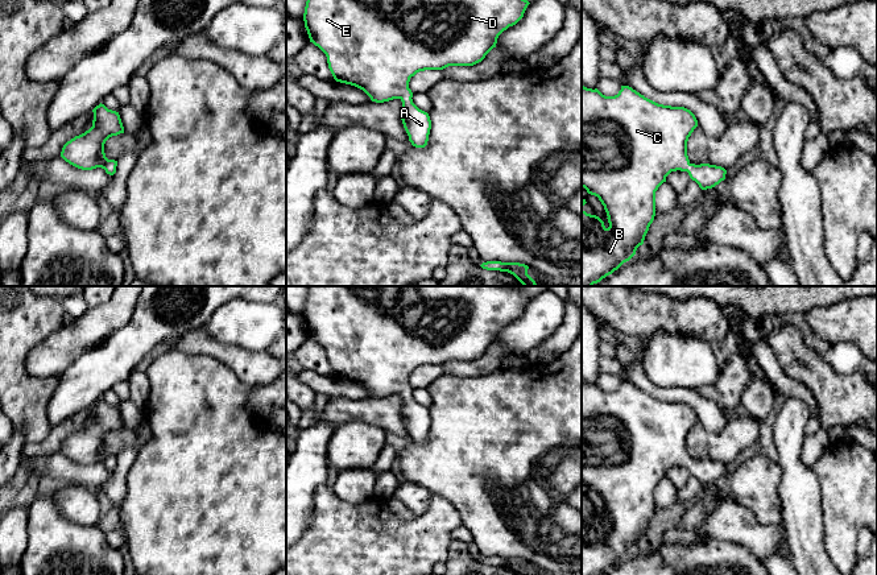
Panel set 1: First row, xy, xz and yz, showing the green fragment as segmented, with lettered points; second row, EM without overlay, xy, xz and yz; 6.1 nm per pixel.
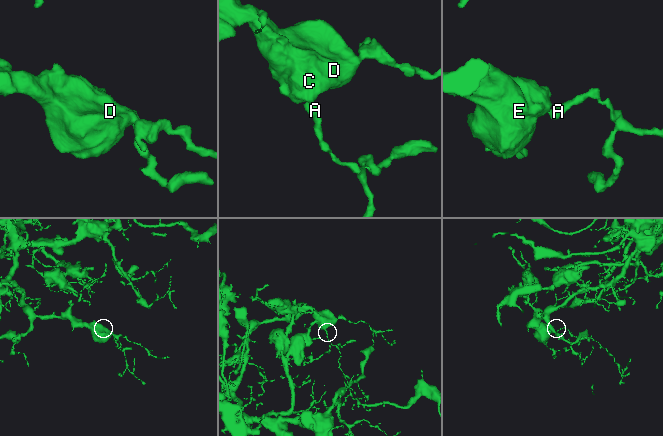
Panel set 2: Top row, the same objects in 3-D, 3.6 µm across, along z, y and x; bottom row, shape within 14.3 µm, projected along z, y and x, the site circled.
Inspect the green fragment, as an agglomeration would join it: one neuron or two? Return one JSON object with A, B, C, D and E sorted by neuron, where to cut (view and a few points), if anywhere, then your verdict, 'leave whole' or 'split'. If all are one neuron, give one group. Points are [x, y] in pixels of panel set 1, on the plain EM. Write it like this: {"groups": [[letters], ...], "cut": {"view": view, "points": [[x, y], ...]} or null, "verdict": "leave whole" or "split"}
{"groups": [["A", "B", "C", "D", "E"]], "cut": null, "verdict": "leave whole"}

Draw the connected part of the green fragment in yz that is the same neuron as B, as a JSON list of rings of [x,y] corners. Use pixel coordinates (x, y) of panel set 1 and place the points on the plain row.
[[[582,381],[582,483],[599,493],[609,518],[587,509],[582,495],[582,575],[603,575],[636,550],[655,512],[655,487],[671,467],[687,467],[702,485],[725,475],[721,462],[690,458],[687,437],[696,422],[690,405],[658,400],[629,381],[615,392]]]

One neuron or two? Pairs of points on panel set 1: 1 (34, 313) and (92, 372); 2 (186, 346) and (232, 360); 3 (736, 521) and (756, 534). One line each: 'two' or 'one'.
1: two
2: one
3: one

